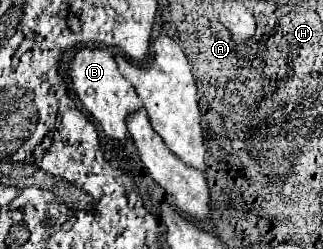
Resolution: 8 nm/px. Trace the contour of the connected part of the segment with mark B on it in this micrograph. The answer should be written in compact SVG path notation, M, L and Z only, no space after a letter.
M81 49L71 59L67 73L71 77L73 91L81 99L83 107L103 127L105 135L111 139L125 139L127 137L125 119L129 113L133 113L141 107L141 101L139 101L133 85L119 73L111 51L107 51L107 49Z

